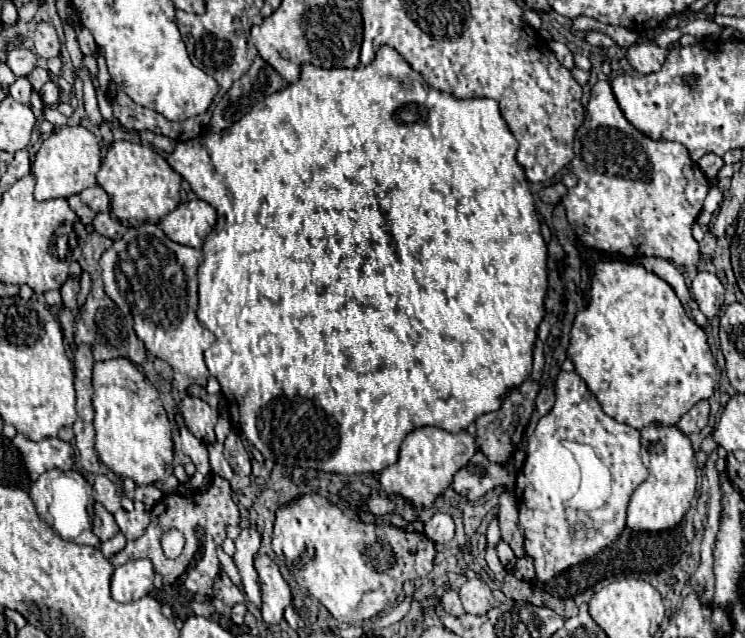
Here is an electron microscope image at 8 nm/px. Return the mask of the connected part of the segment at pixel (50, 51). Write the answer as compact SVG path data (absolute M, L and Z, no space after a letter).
M41 20L41 22L37 24L35 36L33 36L33 44L35 44L37 56L41 56L41 58L45 58L45 60L59 56L61 42L59 42L59 36L57 36L57 32L55 32L55 28L53 28L51 22Z

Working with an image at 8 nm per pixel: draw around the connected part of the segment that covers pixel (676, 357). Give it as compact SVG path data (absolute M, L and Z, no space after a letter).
M599 260L595 264L595 272L591 278L591 298L589 304L583 312L579 312L575 316L573 322L573 330L571 330L571 344L567 348L567 356L573 360L575 364L575 372L585 380L587 388L597 396L599 404L603 406L603 412L611 418L615 418L617 422L625 422L637 430L641 430L643 426L649 426L651 422L661 422L661 424L677 424L681 420L683 414L687 414L699 400L709 400L715 388L715 378L717 378L717 368L715 368L715 358L711 354L711 348L707 344L707 336L705 332L685 314L683 304L679 302L675 290L661 280L657 274L649 272L643 264L635 264L635 262L627 262L627 260Z

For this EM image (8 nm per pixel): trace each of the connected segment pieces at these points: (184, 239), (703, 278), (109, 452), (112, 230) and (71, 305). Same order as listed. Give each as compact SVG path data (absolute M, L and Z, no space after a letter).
M191 200L169 212L159 222L159 228L177 244L201 248L205 236L215 226L215 218L215 210L207 202Z
M699 272L693 278L691 296L695 298L695 302L699 304L701 312L707 318L715 318L719 314L719 310L723 308L723 294L725 294L725 290L715 274Z
M127 358L95 362L93 366L93 408L95 408L95 452L101 462L121 478L133 478L137 486L155 484L173 460L171 422L161 394L139 368Z
M109 212L97 214L93 220L93 226L95 226L95 232L101 236L107 236L111 240L119 238L119 222L115 218L111 218Z
M69 278L63 286L61 286L61 296L63 296L63 306L69 310L77 308L77 292L79 292L79 284Z

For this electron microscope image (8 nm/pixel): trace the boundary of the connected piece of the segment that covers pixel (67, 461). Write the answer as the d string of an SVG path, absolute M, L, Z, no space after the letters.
M17 434L13 438L13 444L19 448L31 480L37 480L43 472L49 472L53 468L69 472L75 464L73 446L61 438L43 438L39 442L33 442L27 436Z

